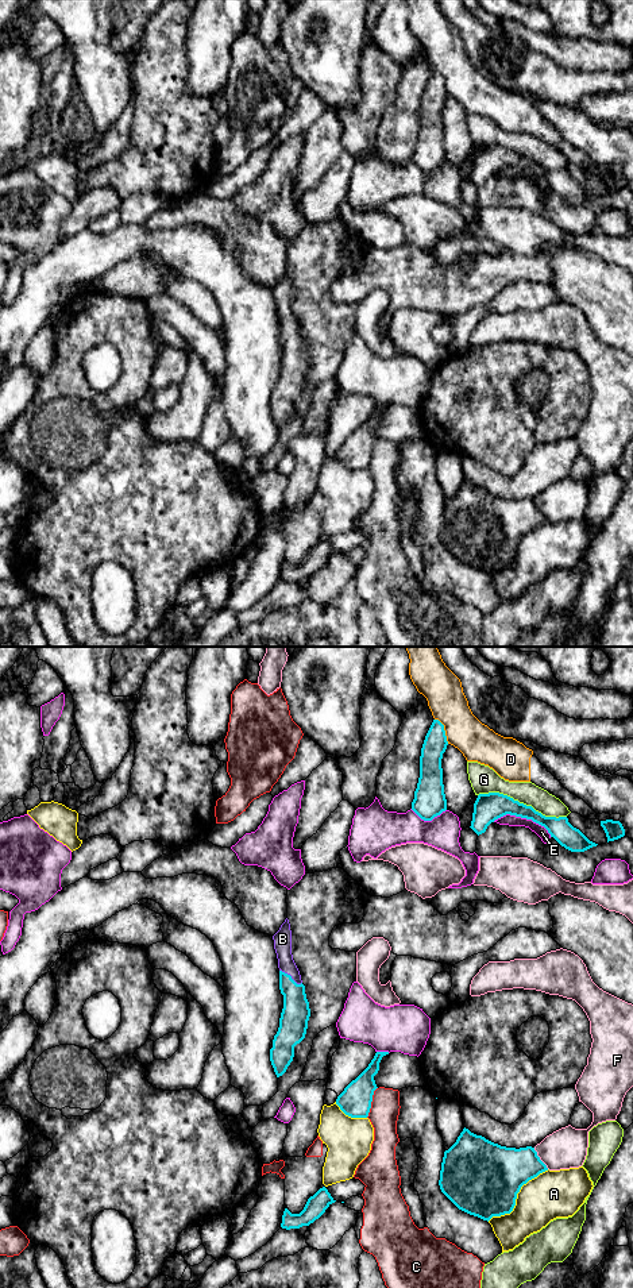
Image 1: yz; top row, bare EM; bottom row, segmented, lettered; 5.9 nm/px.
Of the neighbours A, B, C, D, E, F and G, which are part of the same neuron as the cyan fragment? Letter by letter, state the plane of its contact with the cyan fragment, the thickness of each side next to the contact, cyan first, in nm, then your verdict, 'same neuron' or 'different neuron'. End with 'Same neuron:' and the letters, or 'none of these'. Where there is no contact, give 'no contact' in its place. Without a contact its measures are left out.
A: yz | 440/280 nm | different neuron
B: yz | 170/110 nm | same neuron
C: yz | 190/180 nm | different neuron
D: yz | 140/220 nm | different neuron
E: yz | 170/70 nm | different neuron
F: yz | 320/240 nm | different neuron
G: yz | 170/140 nm | different neuron
Same neuron: B

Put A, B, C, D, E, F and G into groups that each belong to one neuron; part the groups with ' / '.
A / B / C / D / E / F / G

